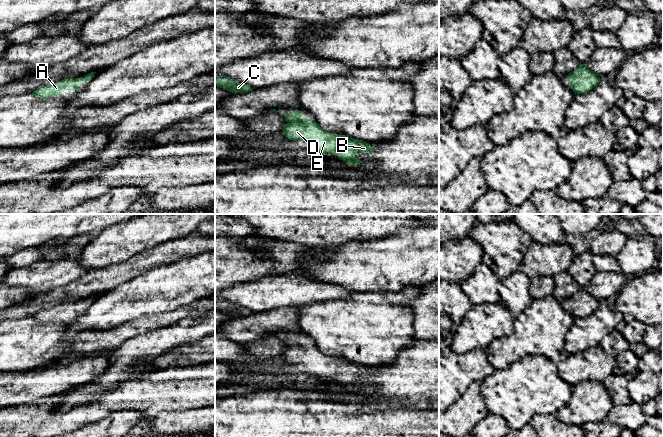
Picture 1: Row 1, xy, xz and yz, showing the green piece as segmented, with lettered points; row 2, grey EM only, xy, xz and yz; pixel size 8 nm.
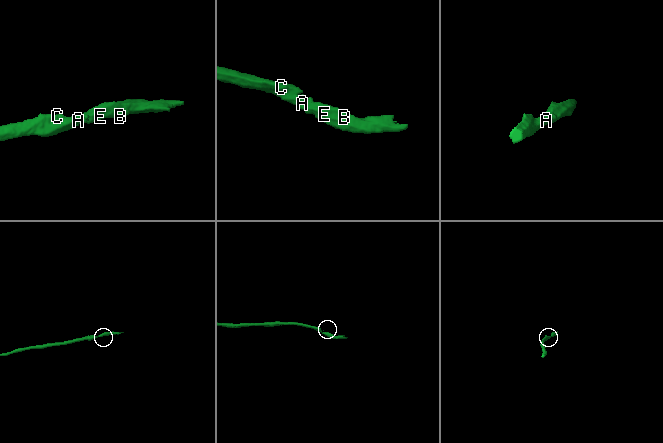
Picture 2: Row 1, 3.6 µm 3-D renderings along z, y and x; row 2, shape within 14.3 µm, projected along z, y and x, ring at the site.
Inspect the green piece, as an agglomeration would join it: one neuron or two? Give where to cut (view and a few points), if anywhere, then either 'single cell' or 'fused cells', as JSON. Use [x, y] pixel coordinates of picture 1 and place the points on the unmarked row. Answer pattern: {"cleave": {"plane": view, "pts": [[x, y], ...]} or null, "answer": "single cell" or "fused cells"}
{"cleave": null, "answer": "single cell"}

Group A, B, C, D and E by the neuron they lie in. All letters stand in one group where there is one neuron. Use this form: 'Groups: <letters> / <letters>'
Groups: A B C D E

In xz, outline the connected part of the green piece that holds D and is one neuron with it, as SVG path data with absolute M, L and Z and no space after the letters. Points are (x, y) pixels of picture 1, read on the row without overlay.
M297 333L292 338L283 336L283 339L288 341L282 353L284 359L290 364L305 366L310 375L333 378L348 389L361 388L362 385L356 381L360 377L375 375L366 365L322 353L315 343L303 342Z

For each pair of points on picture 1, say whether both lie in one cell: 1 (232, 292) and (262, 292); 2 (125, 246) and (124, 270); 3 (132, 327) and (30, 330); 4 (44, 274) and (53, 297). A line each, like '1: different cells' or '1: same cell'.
1: same cell
2: different cells
3: same cell
4: different cells

